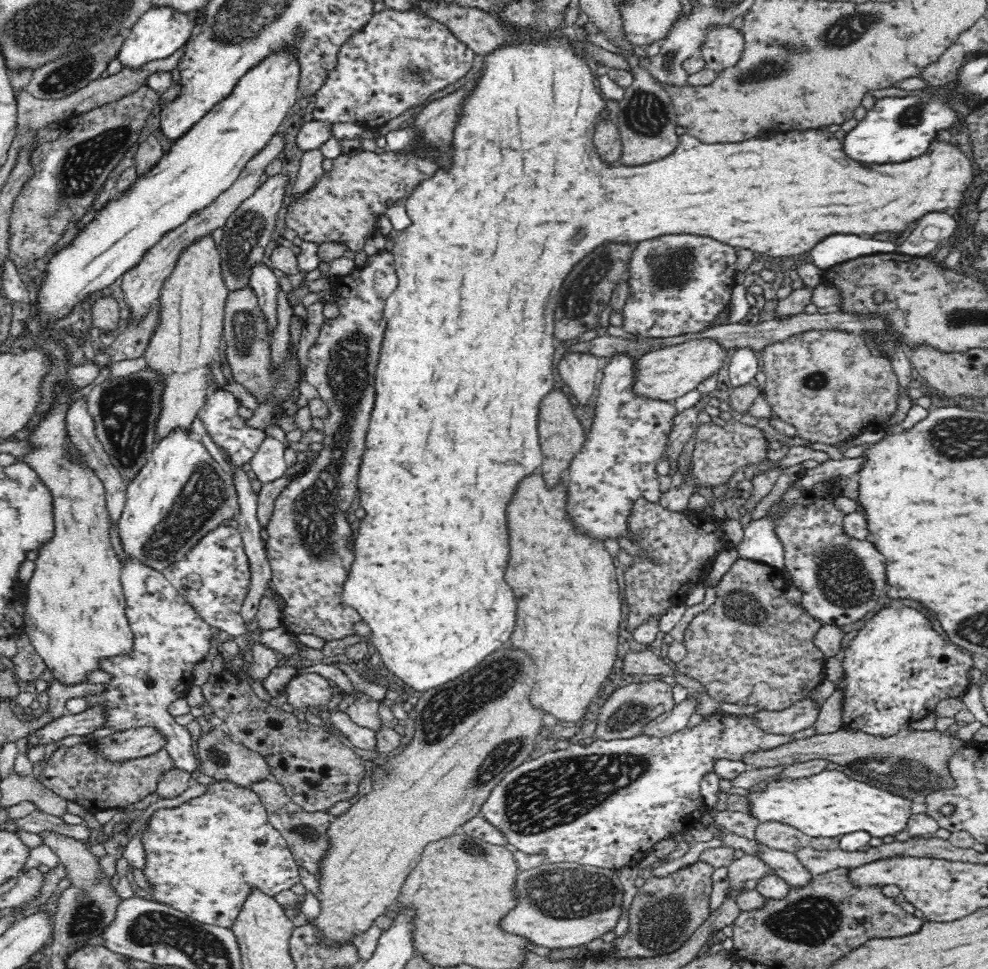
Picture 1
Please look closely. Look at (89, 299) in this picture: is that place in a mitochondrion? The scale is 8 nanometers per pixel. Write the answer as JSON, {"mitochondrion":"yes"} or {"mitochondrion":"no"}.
{"mitochondrion":"no"}

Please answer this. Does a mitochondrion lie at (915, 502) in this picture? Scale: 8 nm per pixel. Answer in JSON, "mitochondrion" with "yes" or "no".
{"mitochondrion":"no"}

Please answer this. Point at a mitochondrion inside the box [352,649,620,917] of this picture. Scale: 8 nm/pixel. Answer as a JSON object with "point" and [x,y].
{"point":[502,755]}

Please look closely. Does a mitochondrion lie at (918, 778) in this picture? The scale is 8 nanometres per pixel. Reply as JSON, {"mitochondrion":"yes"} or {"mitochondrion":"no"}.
{"mitochondrion":"yes"}

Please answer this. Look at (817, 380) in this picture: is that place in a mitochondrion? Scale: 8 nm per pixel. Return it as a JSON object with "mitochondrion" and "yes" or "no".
{"mitochondrion":"yes"}

